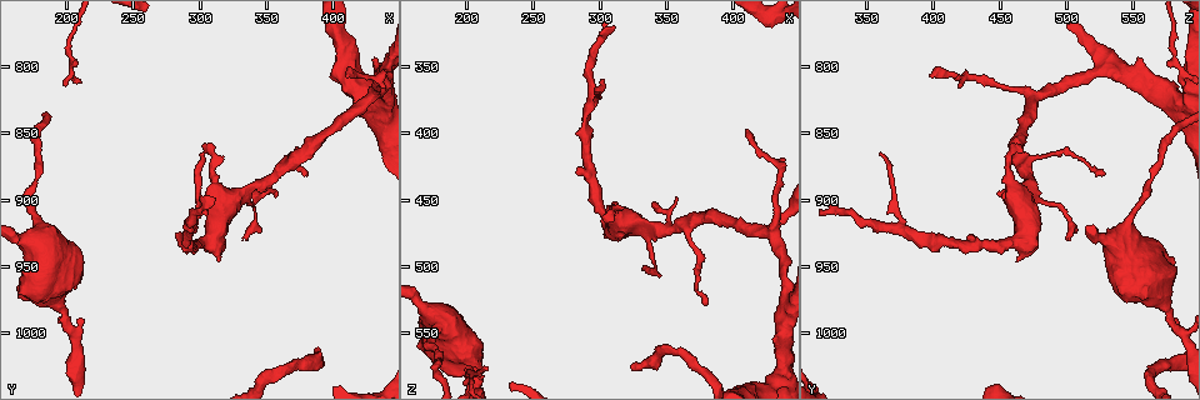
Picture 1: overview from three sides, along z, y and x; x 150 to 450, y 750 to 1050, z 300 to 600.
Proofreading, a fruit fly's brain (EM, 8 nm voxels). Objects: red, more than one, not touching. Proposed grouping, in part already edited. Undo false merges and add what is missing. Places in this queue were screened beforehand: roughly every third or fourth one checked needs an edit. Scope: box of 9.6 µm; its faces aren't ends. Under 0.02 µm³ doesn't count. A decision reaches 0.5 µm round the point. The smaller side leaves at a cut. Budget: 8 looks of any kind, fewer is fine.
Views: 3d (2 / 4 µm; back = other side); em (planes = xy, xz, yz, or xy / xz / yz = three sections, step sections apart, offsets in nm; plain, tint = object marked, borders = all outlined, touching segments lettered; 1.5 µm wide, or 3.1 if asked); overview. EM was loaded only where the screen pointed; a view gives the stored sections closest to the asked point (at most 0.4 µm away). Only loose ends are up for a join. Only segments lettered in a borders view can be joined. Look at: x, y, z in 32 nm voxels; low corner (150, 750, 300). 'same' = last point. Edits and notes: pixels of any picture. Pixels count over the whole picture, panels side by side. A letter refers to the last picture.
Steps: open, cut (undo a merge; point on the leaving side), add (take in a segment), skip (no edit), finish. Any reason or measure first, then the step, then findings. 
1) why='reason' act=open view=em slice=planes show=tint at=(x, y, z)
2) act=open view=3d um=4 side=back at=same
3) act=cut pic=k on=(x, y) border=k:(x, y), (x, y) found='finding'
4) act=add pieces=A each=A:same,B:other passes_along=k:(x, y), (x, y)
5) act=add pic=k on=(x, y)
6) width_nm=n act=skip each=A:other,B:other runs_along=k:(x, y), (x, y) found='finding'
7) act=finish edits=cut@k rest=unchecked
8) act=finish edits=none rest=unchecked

why='abrupt turn' act=open view=em slice=xz step=8 show=tint at=(198, 988, 578)

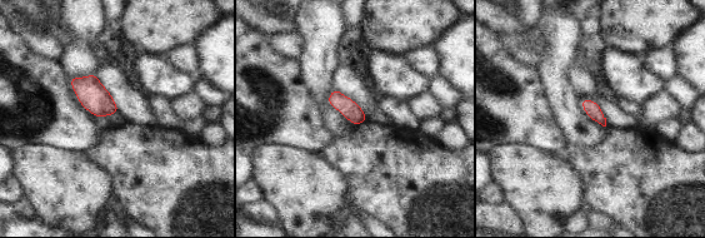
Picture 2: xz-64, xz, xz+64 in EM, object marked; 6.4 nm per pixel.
why='another direction' act=open view=em slice=planes show=tint at=same

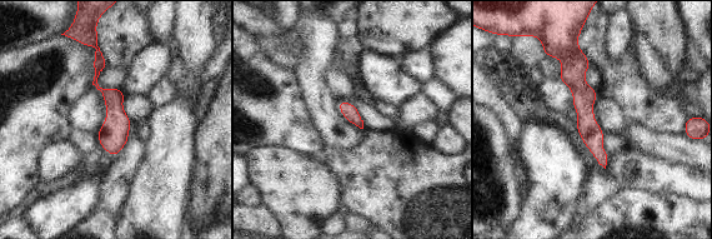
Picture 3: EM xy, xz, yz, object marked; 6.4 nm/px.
why='see the neighbours' act=open view=em slice=planes show=borders at=same

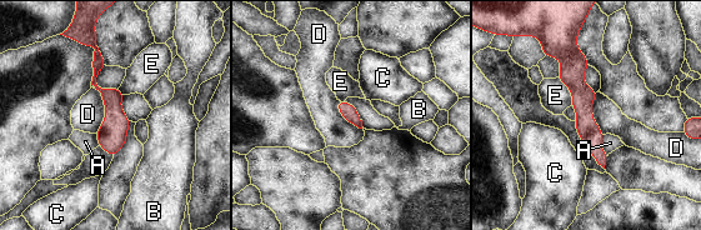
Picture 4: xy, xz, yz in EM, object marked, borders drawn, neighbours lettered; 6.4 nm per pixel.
width_nm=100 act=skip each=A:other,B:other,C:other,D:other,E:other runs_along=4:(572, 48), (585, 125), (602, 161) found='all the same neuron'

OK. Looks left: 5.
why='tapers out' act=open view=3d um=2 at=(382, 880, 526)

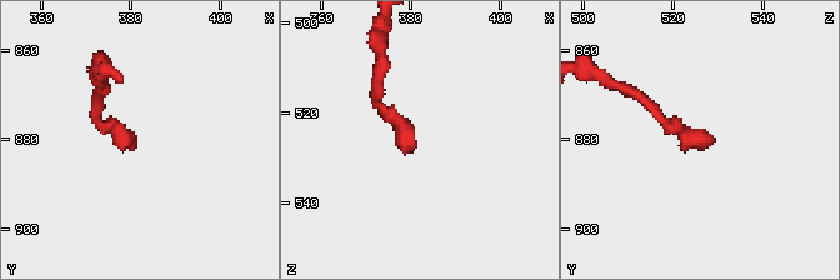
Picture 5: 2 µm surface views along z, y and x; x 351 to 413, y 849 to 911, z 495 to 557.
why='need the tissue' act=open view=em slice=yz step=8 show=tint at=(380, 881, 528)

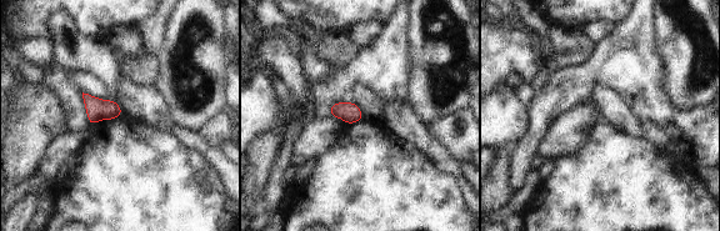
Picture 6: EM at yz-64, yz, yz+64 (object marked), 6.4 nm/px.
act=open view=em slice=planes show=borders at=same

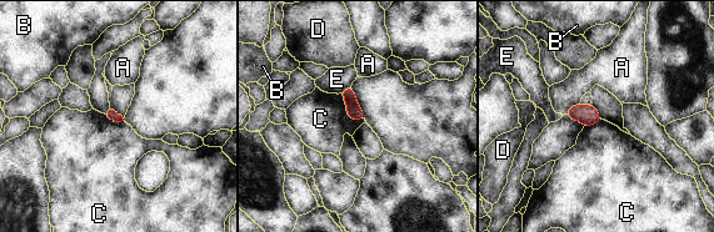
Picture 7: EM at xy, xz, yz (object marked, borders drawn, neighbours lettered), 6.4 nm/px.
act=skip each=A:other,B:other,C:other,D:other,E:other border=7:(340, 92), (345, 112), (363, 120) found='none of them fits'

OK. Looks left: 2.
why='branch stops here' act=open view=3d um=2 at=(302, 864, 360)

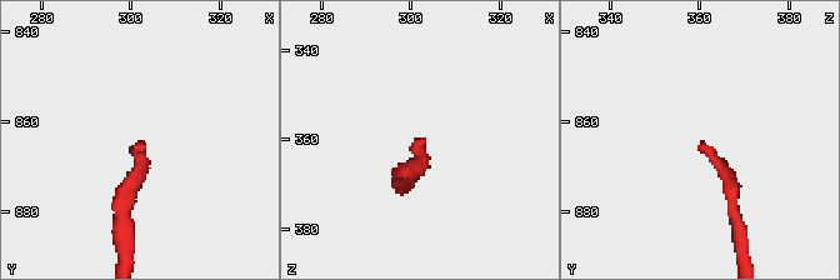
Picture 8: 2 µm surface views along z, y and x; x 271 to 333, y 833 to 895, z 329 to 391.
act=open view=em slice=yz step=4 show=borders at=(301, 865, 361)

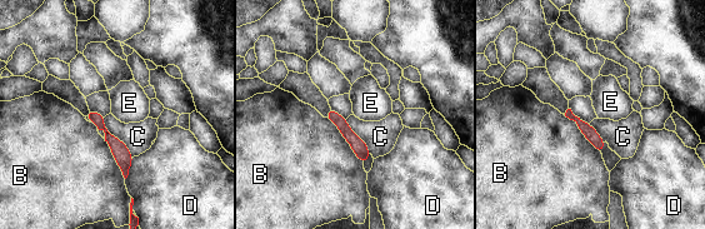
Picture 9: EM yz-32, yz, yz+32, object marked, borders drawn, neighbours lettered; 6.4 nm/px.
act=skip each=B:other,C:other,D:other,E:other border=9:(104, 117), (104, 127), (133, 157) found='none of them fits'

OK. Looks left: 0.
act=finish edits=none rest=unchecked

